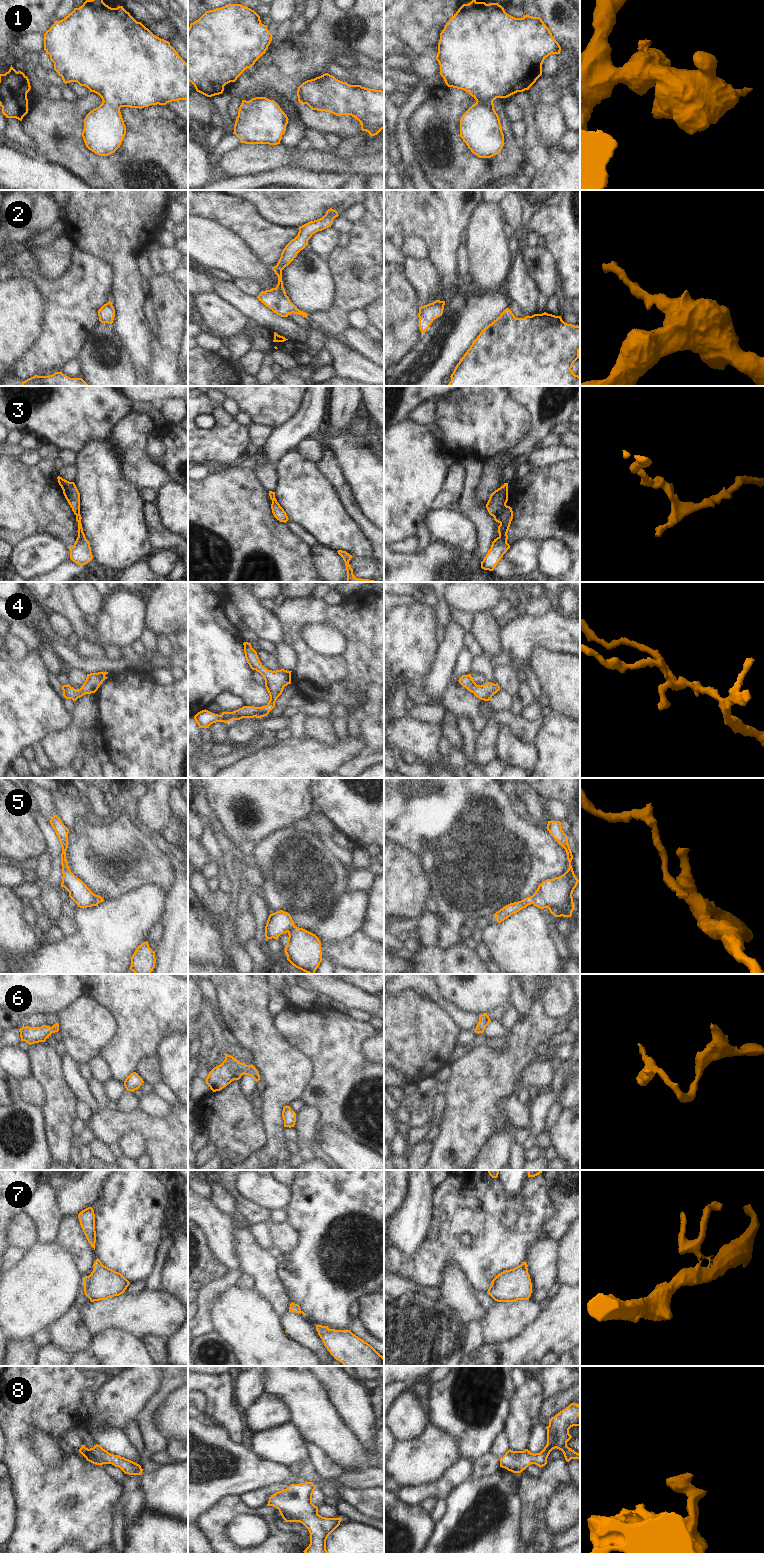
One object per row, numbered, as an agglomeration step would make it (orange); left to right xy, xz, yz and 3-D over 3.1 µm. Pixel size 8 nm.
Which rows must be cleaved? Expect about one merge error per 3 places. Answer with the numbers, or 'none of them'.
3, 5, 7

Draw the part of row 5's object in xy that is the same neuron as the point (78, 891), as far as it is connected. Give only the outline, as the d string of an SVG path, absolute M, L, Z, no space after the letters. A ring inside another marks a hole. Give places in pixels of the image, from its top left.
M54 815L49 822L55 830L62 847L61 865L63 877L61 887L64 887L69 892L69 897L78 905L78 907L83 909L92 907L97 895L94 894L82 880L77 878L71 872L66 860L69 829L62 823L57 815Z

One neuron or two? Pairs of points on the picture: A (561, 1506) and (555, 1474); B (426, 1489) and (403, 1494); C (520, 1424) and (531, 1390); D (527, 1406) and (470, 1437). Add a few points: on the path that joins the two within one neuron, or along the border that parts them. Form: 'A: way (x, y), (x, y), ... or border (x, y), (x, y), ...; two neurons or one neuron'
A: border (569, 1487), (559, 1490), (552, 1499), (547, 1513); two neurons
B: way (420, 1493), (409, 1494); one neuron
C: way (523, 1416), (525, 1403), (528, 1398); one neuron
D: border (513, 1394), (503, 1432); two neurons

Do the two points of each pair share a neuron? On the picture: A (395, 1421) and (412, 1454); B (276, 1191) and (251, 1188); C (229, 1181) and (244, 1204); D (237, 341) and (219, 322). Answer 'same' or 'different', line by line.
A: different
B: same
C: same
D: different

